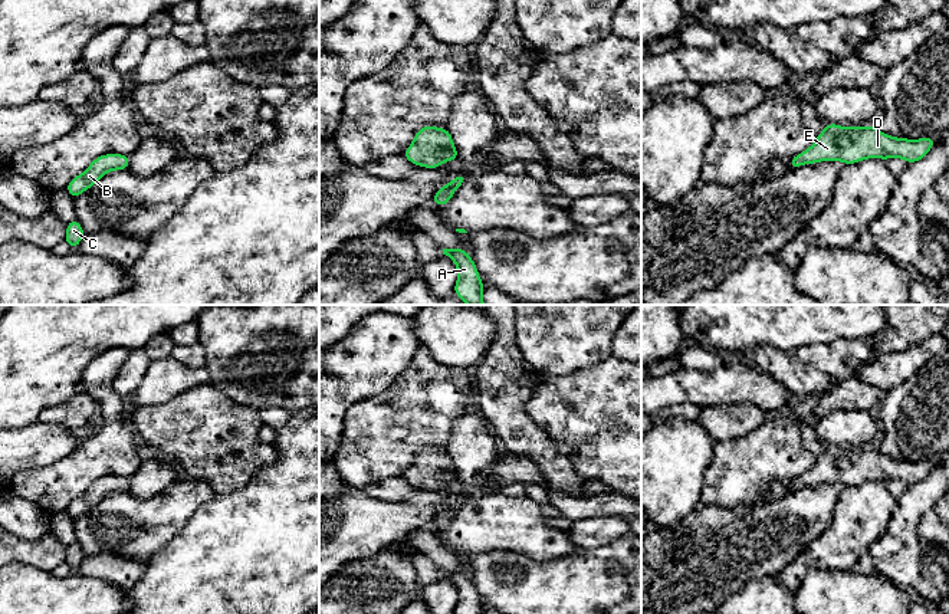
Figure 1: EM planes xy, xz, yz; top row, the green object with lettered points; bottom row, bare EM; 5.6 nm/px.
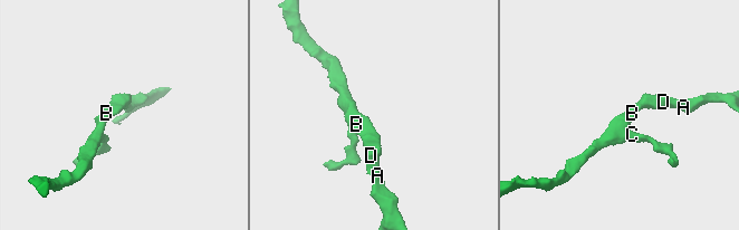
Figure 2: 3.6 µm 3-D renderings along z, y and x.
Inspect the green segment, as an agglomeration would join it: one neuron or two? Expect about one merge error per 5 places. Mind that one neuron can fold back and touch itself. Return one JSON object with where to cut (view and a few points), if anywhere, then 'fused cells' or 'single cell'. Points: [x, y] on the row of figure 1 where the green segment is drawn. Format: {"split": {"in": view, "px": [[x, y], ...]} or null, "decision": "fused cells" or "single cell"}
{"split": null, "decision": "single cell"}

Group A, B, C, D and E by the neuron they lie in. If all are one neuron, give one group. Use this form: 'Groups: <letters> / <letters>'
Groups: A B C D E

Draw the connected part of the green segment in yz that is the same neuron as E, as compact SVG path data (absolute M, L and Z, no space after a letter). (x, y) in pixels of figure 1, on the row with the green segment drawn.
M825 124L817 141L791 158L791 168L802 164L815 164L820 161L841 161L856 164L866 158L889 160L891 157L903 158L913 164L925 158L935 145L935 137L920 139L896 138L870 127L844 128L837 124Z

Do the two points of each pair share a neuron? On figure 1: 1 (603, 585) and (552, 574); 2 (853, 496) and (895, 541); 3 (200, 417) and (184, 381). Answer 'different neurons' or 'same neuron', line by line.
1: same neuron
2: different neurons
3: different neurons

